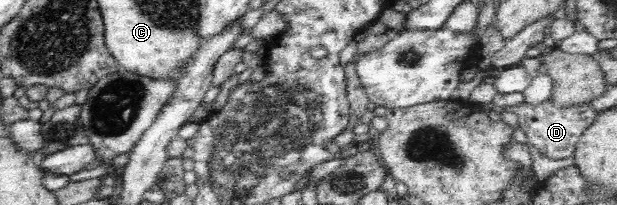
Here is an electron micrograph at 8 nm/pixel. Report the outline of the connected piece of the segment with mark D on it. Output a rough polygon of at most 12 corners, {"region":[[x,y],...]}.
{"region":[[522,103],[523,144],[555,160],[572,157],[598,117],[588,104],[569,109]]}

